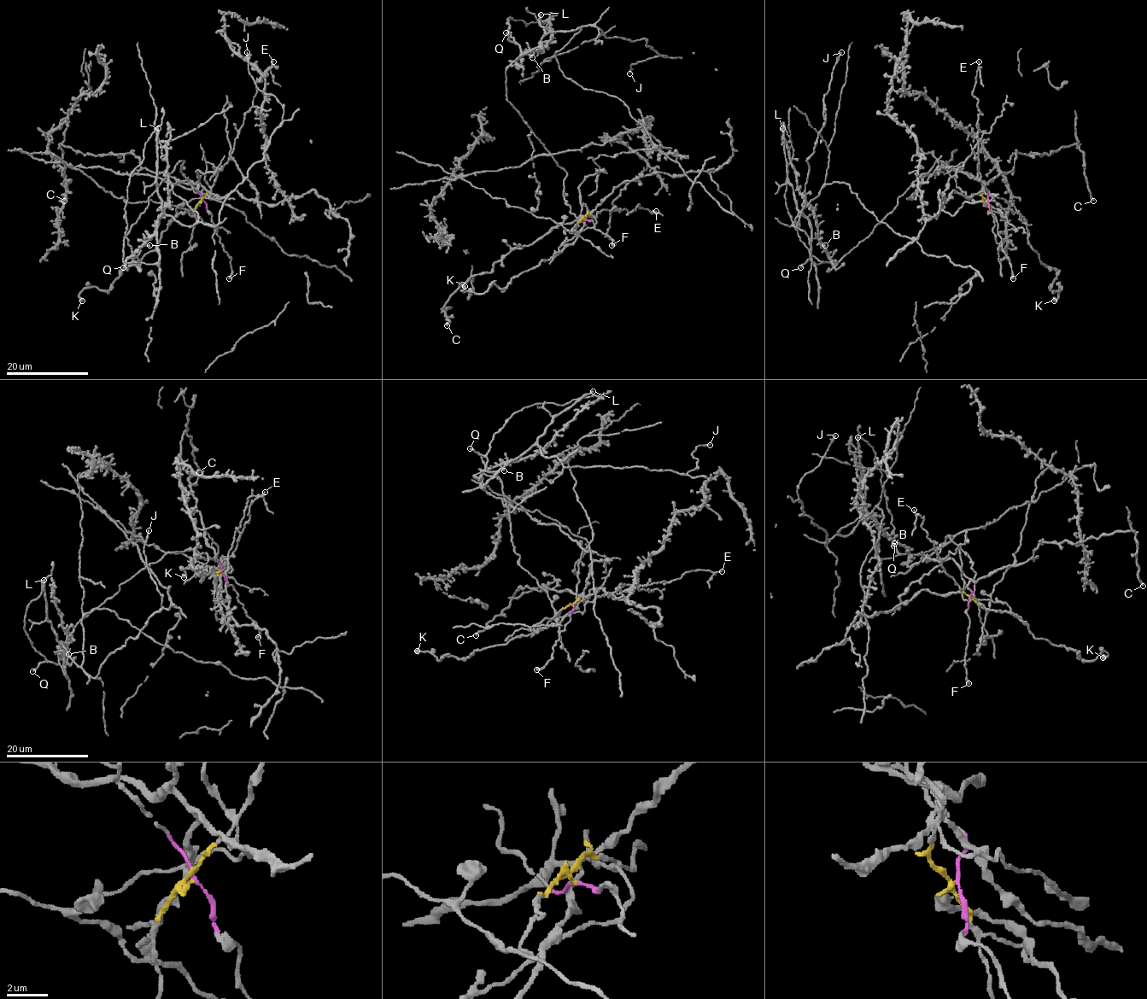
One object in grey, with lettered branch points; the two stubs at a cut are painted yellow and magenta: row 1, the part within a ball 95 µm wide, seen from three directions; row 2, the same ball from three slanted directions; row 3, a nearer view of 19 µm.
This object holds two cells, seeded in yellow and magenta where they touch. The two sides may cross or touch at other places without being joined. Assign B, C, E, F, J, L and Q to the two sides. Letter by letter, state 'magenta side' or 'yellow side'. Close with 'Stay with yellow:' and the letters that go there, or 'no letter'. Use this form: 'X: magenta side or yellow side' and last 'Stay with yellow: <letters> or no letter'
B: magenta side
C: yellow side
E: yellow side
F: magenta side
J: magenta side
L: magenta side
Q: magenta side
Stay with yellow: C, E

